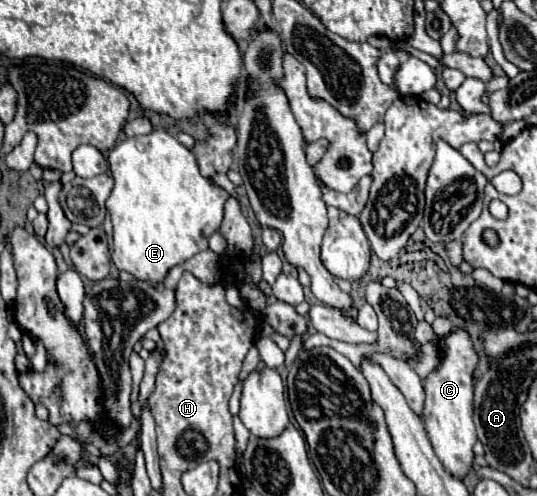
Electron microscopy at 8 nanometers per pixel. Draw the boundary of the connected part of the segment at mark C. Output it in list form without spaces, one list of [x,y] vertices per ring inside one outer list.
[[[464,327],[450,331],[444,337],[444,349],[440,351],[440,365],[428,373],[424,379],[426,405],[424,405],[424,427],[432,441],[432,447],[444,467],[458,479],[472,469],[472,445],[476,439],[476,429],[472,421],[472,391],[474,391],[474,371],[478,369],[480,357],[472,343],[470,333]]]

